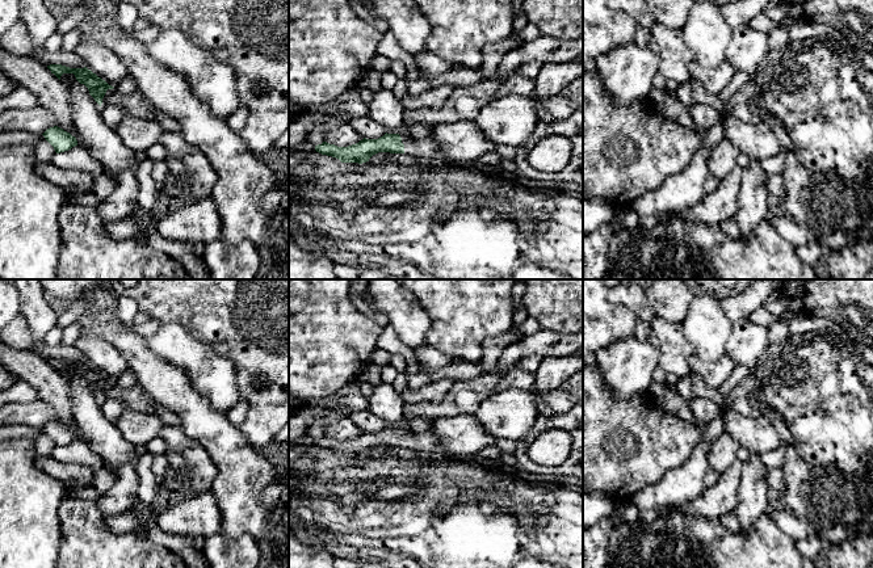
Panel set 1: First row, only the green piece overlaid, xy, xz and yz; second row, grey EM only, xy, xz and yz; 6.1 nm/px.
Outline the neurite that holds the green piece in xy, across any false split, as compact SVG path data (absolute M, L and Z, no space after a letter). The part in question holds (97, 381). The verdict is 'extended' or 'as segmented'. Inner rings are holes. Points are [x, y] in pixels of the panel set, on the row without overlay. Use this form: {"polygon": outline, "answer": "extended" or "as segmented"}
{"polygon": "M50 358L47 362L59 374L63 367L74 367L80 378L84 378L95 395L102 400L105 397L117 397L122 401L125 409L140 413L156 415L155 401L137 383L134 386L121 388L114 380L98 371L87 361L70 362L62 358Z", "answer": "extended"}

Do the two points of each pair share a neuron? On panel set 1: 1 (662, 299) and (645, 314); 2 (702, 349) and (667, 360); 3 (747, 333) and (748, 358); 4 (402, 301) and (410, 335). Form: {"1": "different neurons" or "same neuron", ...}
{"1": "different neurons", "2": "different neurons", "3": "same neuron", "4": "same neuron"}

